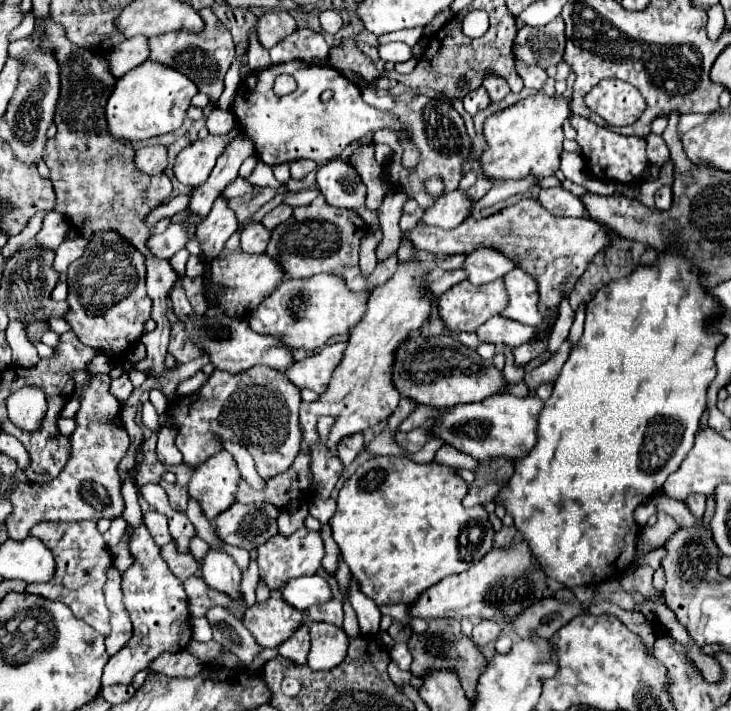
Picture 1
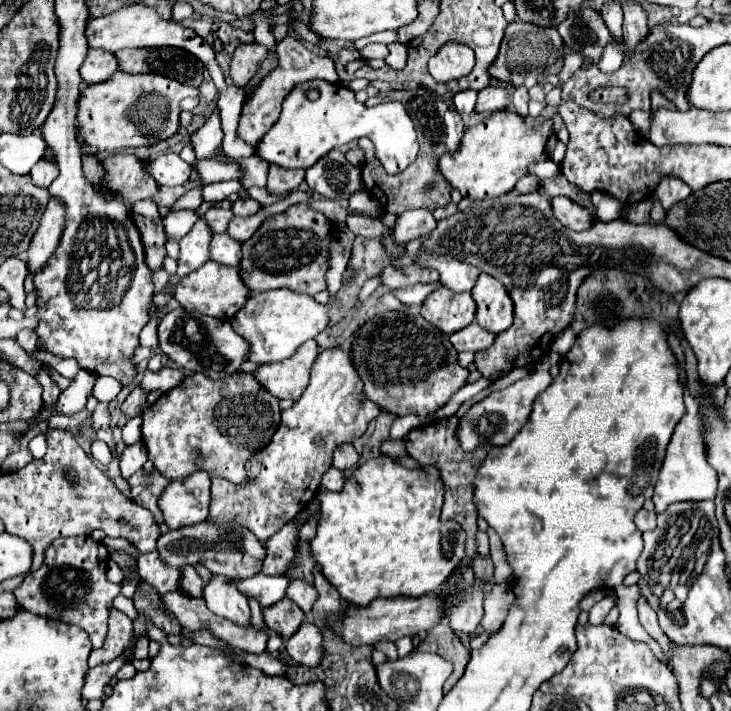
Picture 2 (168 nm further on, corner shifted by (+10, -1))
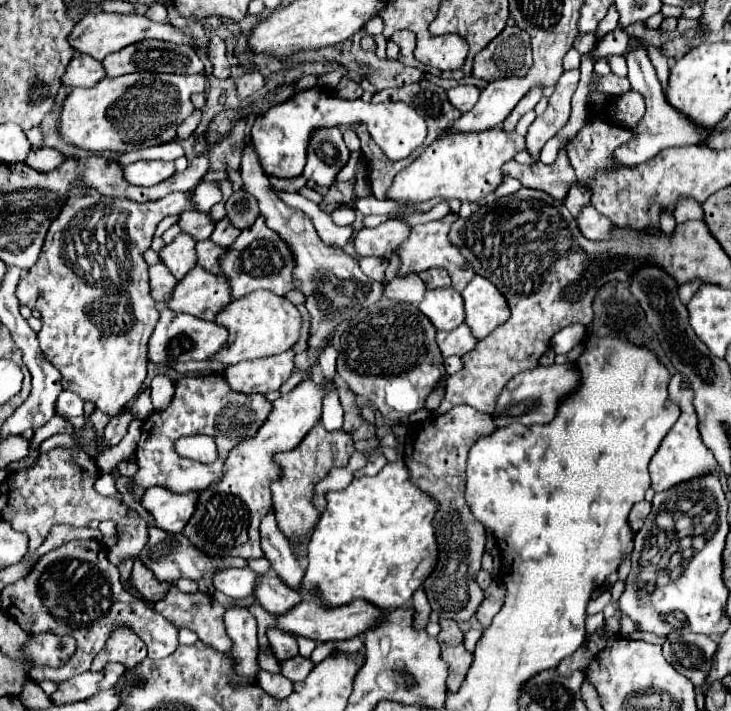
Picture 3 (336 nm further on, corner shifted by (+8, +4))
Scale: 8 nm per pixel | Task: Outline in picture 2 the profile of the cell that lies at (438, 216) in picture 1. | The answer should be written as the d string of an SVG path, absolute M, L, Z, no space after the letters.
M420 208L420 210L404 212L398 216L398 222L394 226L394 238L400 242L410 242L420 234L428 234L432 228L436 228L436 218L432 210Z

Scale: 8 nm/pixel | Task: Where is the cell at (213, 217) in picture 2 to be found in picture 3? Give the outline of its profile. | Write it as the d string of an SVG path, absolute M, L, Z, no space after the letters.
M186 213L186 215L180 215L180 221L178 221L182 233L188 233L192 235L196 241L204 241L212 235L214 231L214 223L210 223L210 217L206 213Z

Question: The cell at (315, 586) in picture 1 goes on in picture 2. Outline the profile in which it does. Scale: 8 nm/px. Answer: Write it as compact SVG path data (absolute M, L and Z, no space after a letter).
M256 574L248 580L238 580L238 588L246 596L254 596L262 608L270 608L286 596L290 578L288 576L266 576Z

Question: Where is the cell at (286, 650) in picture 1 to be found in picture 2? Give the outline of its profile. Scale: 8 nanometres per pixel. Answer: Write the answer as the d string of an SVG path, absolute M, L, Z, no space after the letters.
M288 598L280 600L280 604L272 608L264 608L264 622L268 630L274 634L280 634L282 640L288 640L290 636L294 636L302 620L304 620L304 612L300 612L300 608L296 608L296 604L292 604L292 600Z

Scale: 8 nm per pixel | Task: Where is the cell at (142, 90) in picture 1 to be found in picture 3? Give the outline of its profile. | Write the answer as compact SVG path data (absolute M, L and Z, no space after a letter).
M130 73L102 79L94 87L74 89L62 103L56 133L86 151L136 151L176 139L178 125L192 115L192 93L206 89L204 75Z

